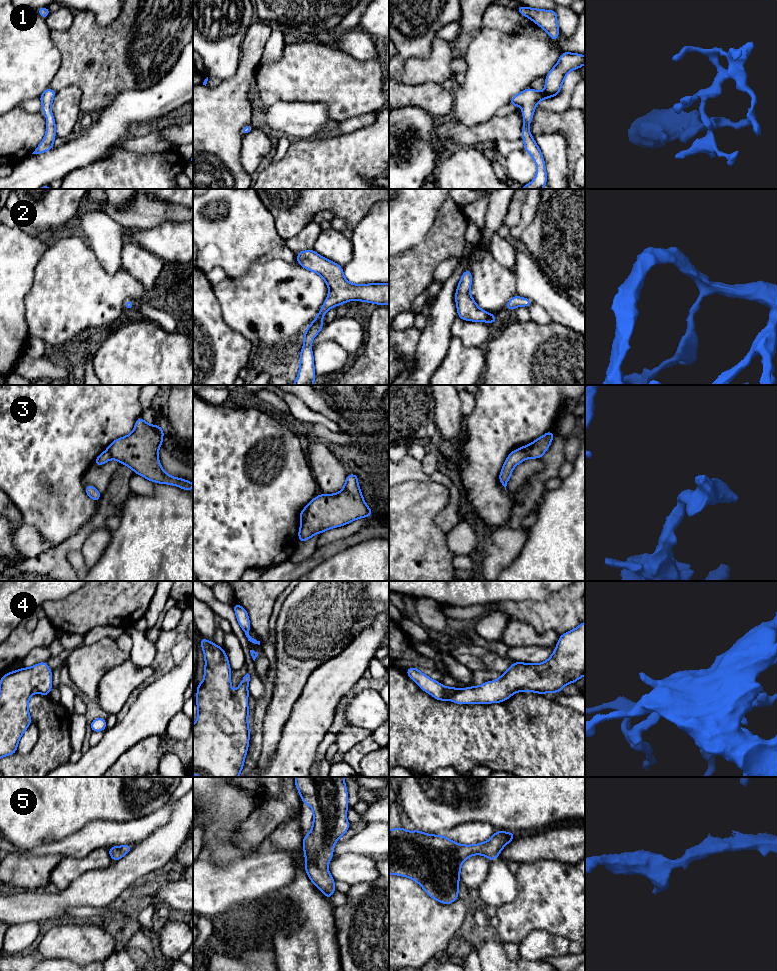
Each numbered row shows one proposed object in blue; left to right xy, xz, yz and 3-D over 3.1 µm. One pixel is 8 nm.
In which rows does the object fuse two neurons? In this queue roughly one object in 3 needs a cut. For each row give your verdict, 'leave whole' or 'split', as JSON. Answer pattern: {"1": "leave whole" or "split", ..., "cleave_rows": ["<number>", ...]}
{"1": "leave whole", "2": "leave whole", "3": "split", "4": "leave whole", "5": "leave whole", "cleave_rows": ["3"]}

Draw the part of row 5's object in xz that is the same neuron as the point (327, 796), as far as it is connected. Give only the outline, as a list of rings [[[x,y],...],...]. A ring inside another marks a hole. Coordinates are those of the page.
[[[295,777],[295,784],[301,801],[310,805],[313,810],[311,831],[303,837],[302,842],[306,861],[305,871],[312,883],[330,901],[331,895],[337,891],[334,886],[335,880],[328,871],[328,862],[333,858],[335,843],[350,827],[346,818],[349,808],[347,787],[344,777]]]

